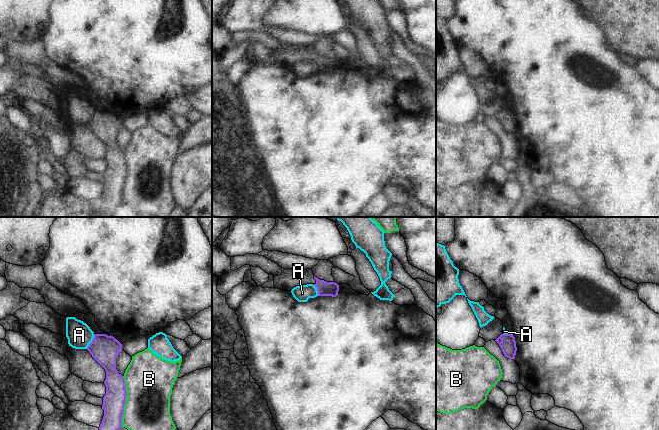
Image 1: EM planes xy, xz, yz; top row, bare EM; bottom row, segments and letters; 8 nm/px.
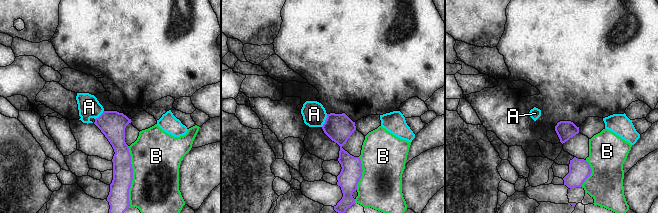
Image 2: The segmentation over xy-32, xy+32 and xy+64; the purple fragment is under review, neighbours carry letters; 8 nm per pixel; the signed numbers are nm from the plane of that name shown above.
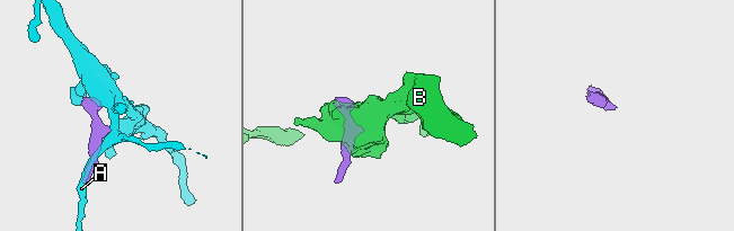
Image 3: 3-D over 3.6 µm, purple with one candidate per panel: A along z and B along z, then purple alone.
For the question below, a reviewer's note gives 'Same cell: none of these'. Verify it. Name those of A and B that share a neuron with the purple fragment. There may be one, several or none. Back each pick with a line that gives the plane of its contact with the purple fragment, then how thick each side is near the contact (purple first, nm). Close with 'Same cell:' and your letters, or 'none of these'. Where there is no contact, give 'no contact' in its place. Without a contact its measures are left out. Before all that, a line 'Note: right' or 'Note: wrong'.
Note: right
Same cell: none of these

